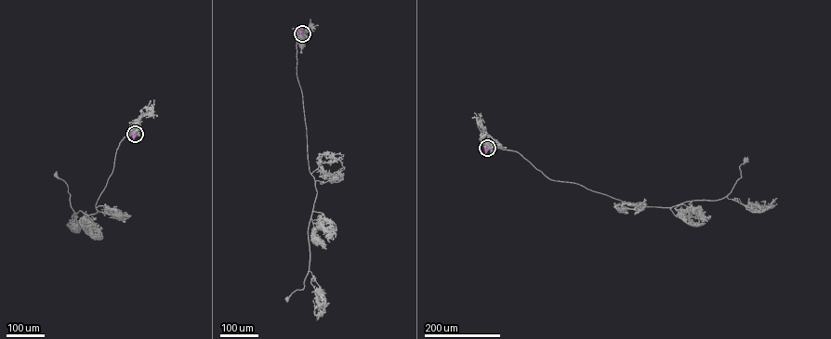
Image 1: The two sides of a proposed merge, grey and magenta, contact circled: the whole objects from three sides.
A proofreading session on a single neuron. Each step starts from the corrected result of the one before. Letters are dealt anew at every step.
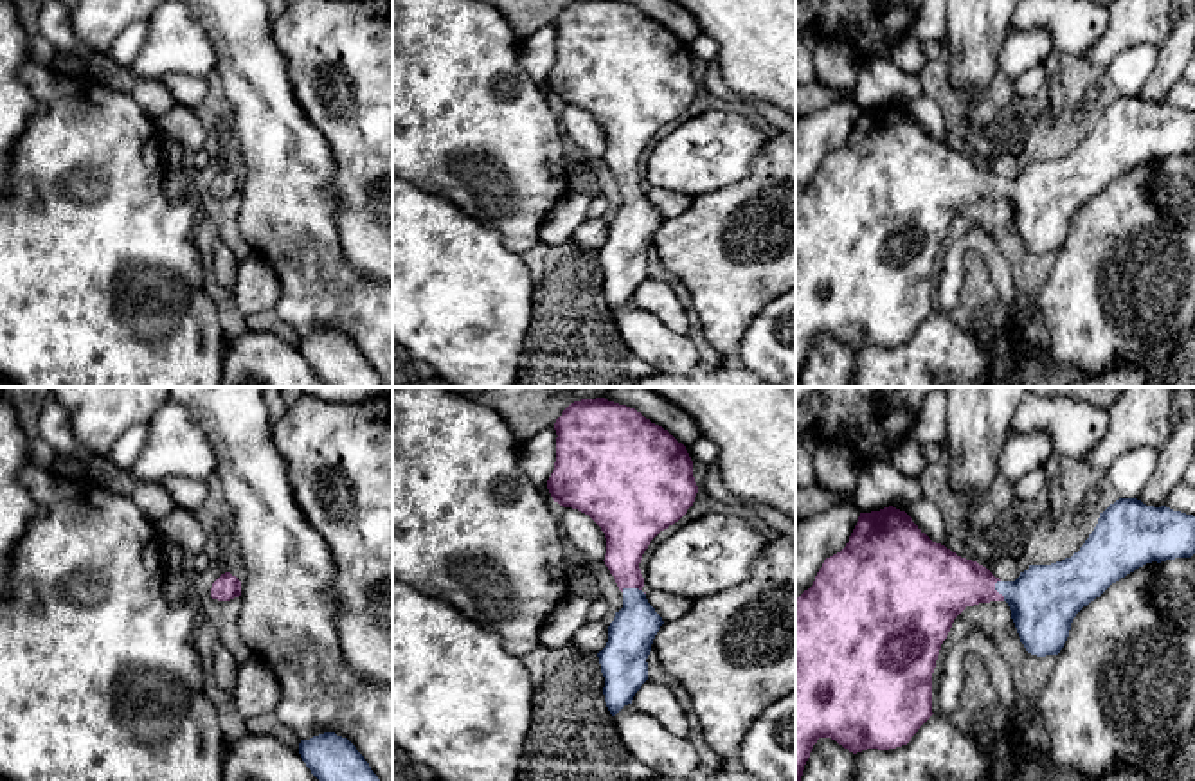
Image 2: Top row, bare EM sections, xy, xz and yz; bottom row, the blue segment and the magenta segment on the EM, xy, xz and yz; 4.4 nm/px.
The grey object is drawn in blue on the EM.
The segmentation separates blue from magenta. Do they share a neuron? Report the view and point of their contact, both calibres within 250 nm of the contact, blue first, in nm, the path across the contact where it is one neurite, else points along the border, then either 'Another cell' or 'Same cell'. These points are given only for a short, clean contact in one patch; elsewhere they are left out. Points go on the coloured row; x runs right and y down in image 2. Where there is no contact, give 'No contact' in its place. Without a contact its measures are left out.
Touches blue at xz (634, 589). Thickness 200 nm (blue) against 200 nm. Path across: xz (630, 636), (634, 628), (634, 589), (628, 578), (628, 533). Same cell

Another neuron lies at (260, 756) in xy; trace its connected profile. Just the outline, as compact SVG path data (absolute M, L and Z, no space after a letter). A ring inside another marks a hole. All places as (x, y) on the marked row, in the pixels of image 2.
M248 732L227 745L221 781L319 781L299 750L272 732Z

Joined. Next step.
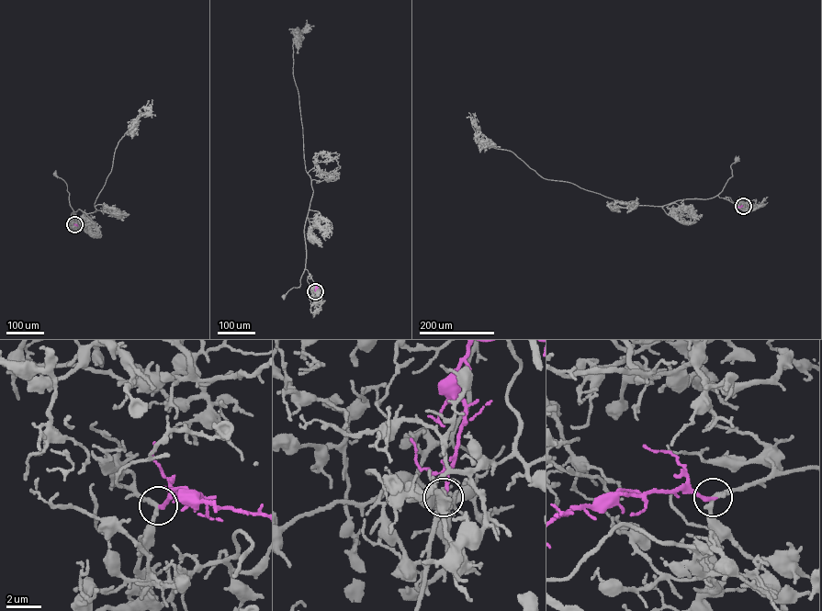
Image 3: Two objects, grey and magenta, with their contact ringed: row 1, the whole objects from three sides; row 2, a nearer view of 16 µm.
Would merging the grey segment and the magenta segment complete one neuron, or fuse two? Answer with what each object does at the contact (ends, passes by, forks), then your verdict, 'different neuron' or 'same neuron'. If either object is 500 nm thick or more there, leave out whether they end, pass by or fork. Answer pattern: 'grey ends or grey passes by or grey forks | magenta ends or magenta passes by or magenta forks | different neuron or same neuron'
grey passes by | magenta ends | same neuron

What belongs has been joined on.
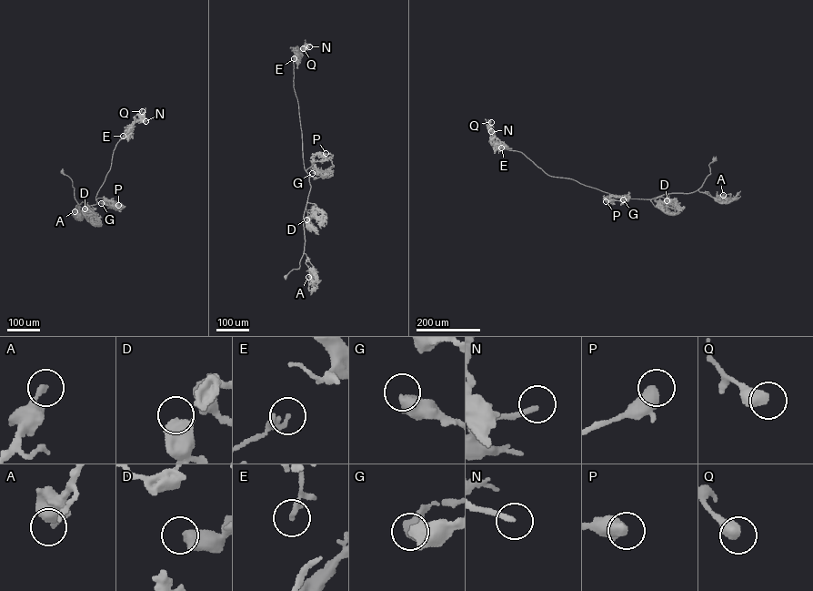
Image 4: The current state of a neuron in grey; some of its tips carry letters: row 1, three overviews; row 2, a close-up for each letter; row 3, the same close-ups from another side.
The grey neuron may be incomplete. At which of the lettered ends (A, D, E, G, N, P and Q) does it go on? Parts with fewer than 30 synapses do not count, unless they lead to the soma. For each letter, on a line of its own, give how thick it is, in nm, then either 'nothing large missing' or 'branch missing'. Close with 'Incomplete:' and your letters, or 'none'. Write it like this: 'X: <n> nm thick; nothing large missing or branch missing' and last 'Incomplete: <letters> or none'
A: 280 nm thick; nothing large missing
D: 600 nm thick; nothing large missing
E: 140 nm thick; nothing large missing
G: 500 nm thick; nothing large missing
N: 190 nm thick; branch missing
P: 360 nm thick; branch missing
Q: 500 nm thick; nothing large missing
Incomplete: N, P

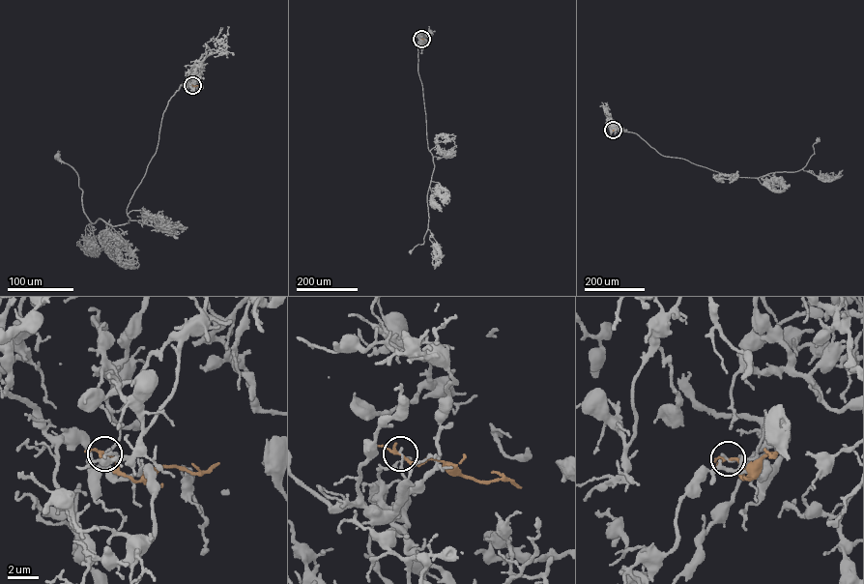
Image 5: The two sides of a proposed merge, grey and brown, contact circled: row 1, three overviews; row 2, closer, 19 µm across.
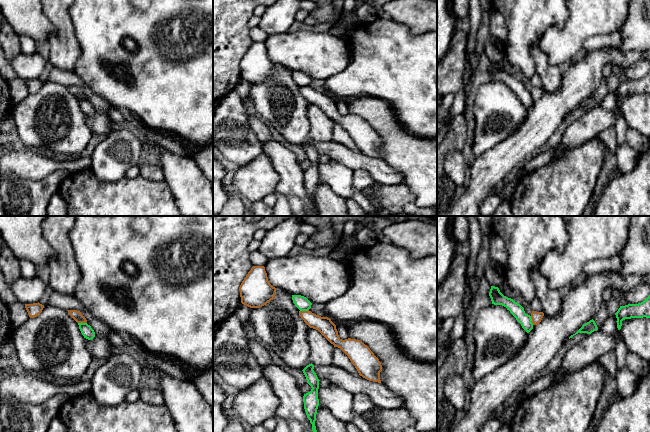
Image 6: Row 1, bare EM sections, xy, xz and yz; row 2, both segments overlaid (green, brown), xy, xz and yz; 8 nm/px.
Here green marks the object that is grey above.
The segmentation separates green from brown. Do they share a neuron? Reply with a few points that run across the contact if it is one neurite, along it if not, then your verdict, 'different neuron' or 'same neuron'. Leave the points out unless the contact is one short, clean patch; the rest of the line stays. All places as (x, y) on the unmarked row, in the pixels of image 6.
line xy (78, 98), (86, 99); different neuron

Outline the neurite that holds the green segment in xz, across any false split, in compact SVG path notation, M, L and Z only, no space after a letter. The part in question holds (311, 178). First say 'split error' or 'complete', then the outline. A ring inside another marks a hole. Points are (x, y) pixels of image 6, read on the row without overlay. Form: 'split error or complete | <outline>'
complete | M311 139L302 146L306 153L307 159L312 164L310 168L304 170L303 178L307 194L310 196L310 199L312 200L312 207L314 211L317 212L315 197L317 185L319 182L319 175L318 175L319 155L313 145L314 141Z

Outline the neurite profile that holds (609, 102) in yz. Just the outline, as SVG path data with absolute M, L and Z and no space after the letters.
M611 89L607 95L604 97L604 99L601 102L600 105L602 108L604 108L605 110L609 110L609 111L614 111L617 112L620 110L620 107L617 104L617 98L614 94L614 90Z

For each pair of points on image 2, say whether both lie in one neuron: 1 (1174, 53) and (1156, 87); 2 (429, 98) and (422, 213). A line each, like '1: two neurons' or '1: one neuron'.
1: one neuron
2: two neurons

